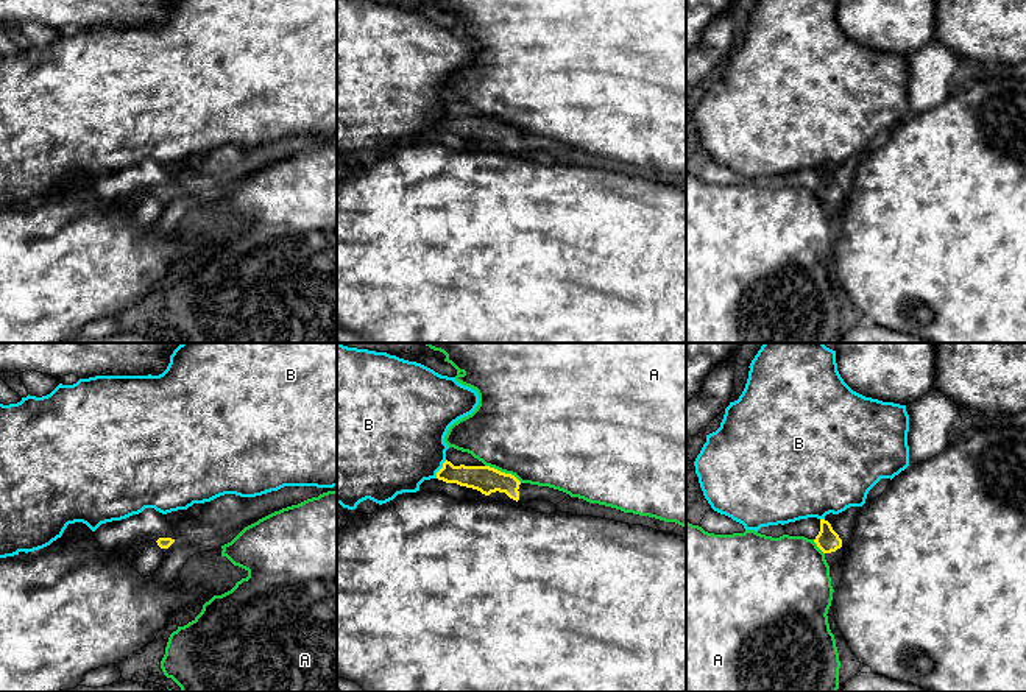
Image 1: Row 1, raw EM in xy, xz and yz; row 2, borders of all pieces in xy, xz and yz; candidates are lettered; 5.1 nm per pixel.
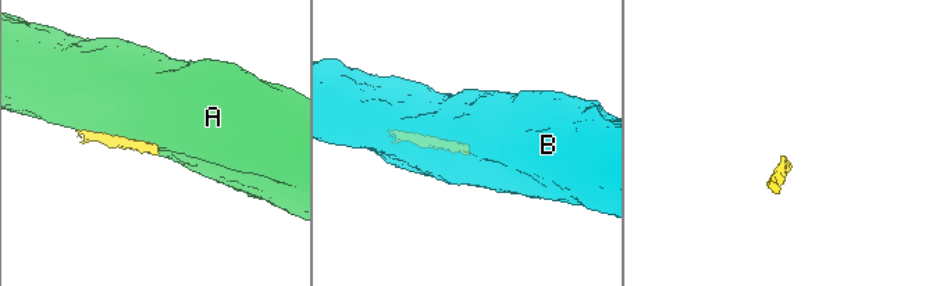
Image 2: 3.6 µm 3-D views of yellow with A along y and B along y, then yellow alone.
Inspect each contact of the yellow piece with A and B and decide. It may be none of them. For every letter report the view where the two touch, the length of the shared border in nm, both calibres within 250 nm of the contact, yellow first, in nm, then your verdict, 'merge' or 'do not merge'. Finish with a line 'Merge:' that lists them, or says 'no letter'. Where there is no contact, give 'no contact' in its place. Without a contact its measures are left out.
A: xz | 220 nm | 140/500 nm | do not merge
B: xz | 110 nm | 140/460 nm | do not merge
Merge: no letter

